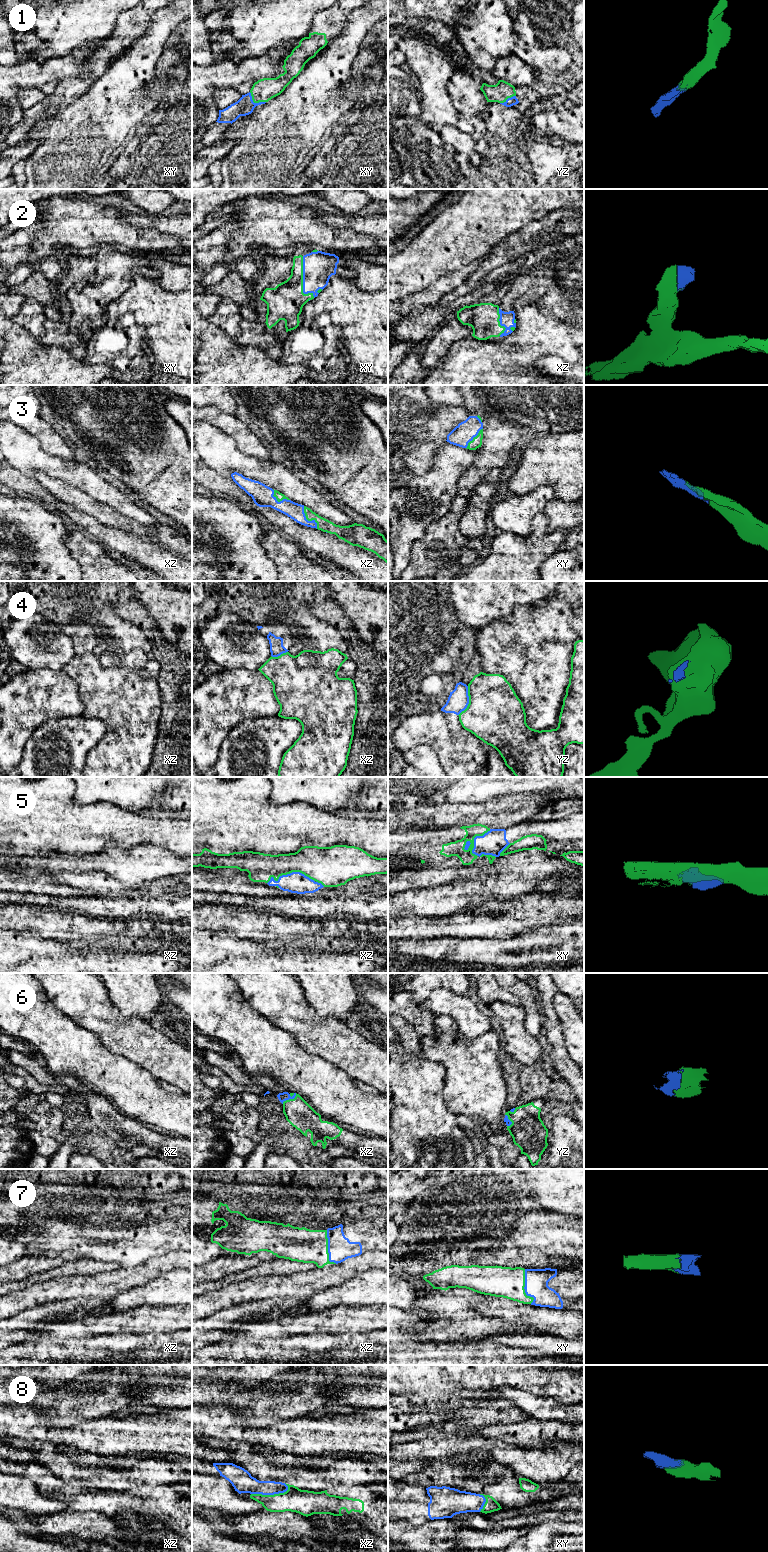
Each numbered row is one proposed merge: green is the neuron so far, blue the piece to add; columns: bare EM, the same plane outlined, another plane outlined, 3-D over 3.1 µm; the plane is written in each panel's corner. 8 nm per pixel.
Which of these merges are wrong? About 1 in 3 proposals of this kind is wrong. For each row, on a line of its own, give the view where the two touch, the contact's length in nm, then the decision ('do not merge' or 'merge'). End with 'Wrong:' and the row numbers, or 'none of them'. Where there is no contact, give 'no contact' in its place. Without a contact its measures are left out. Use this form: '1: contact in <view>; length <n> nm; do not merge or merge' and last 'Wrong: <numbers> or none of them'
1: contact in xy; length 160 nm; merge
2: contact in xy; length 340 nm; merge
3: contact in xz; length 220 nm; merge
4: contact in yz; length 260 nm; do not merge
5: contact in xz; length 380 nm; do not merge
6: contact in xz; length 150 nm; merge
7: contact in xy; length 280 nm; merge
8: contact in xz; length 320 nm; merge
Wrong: 4, 5

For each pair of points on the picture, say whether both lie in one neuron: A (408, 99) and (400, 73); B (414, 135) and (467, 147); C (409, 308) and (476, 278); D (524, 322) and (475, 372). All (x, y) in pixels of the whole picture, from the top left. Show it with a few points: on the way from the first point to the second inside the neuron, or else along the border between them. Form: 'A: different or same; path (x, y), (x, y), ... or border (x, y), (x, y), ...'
A: same; path (402, 93), (400, 91), (400, 79)
B: different; border (437, 130), (441, 138)
C: different; border (479, 262), (468, 274), (466, 282)
D: same; path (524, 341), (522, 352), (499, 370), (494, 370)

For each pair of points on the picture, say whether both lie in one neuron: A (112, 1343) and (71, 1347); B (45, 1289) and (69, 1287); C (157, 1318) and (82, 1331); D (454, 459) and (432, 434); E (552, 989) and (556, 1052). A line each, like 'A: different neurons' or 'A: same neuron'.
A: same neuron
B: same neuron
C: same neuron
D: different neurons
E: same neuron

